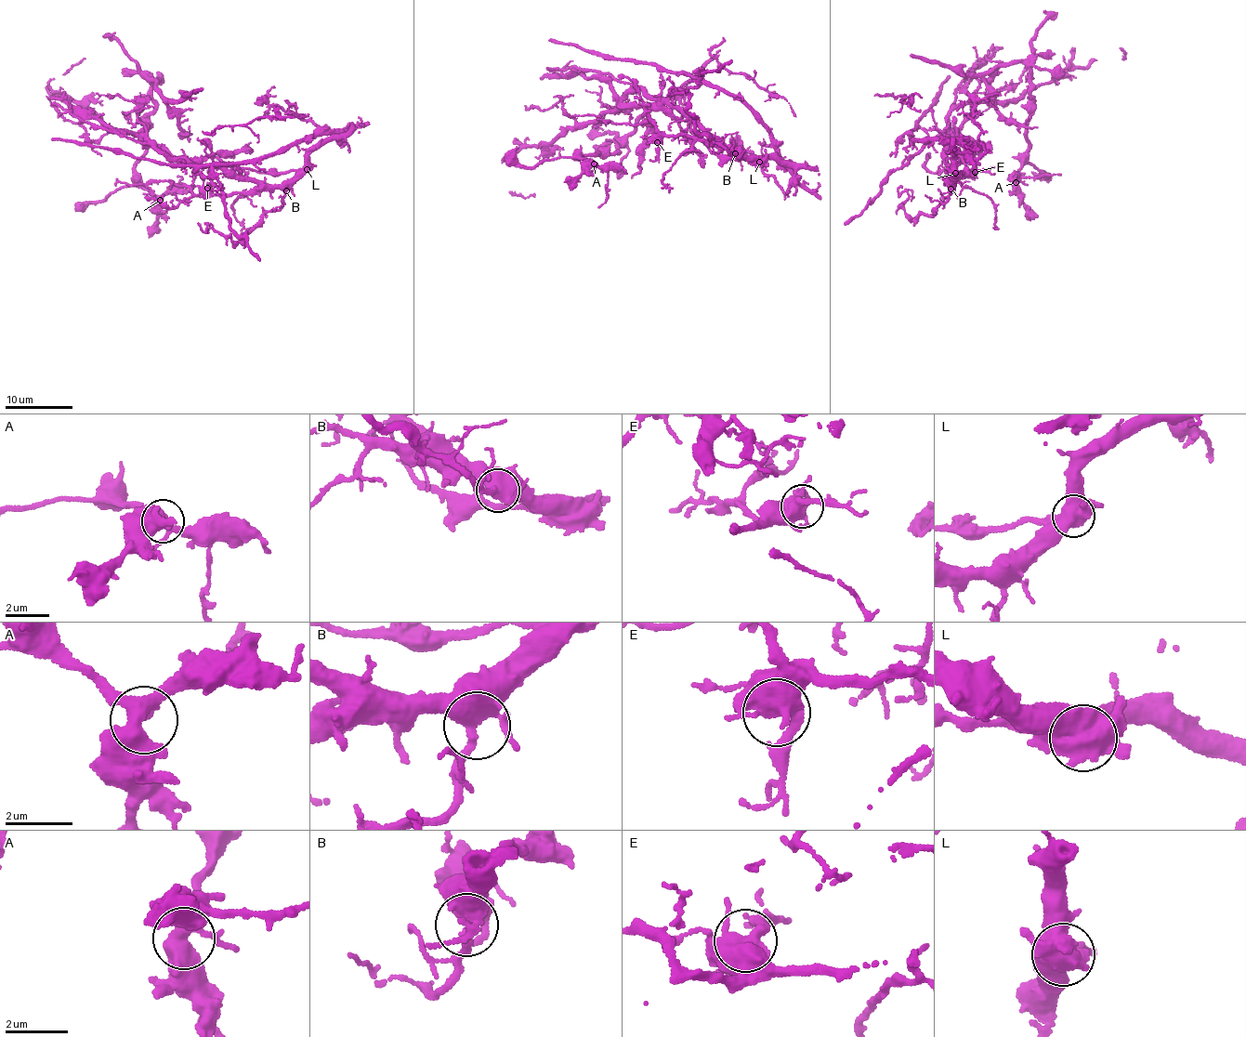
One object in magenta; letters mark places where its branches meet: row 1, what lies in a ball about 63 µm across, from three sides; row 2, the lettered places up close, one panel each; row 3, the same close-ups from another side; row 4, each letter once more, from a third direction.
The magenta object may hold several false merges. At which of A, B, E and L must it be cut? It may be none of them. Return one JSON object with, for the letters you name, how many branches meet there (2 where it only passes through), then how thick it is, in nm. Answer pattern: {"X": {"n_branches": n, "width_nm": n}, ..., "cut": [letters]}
{"L": {"n_branches": 4, "width_nm": 700}, "cut": ["L"]}

